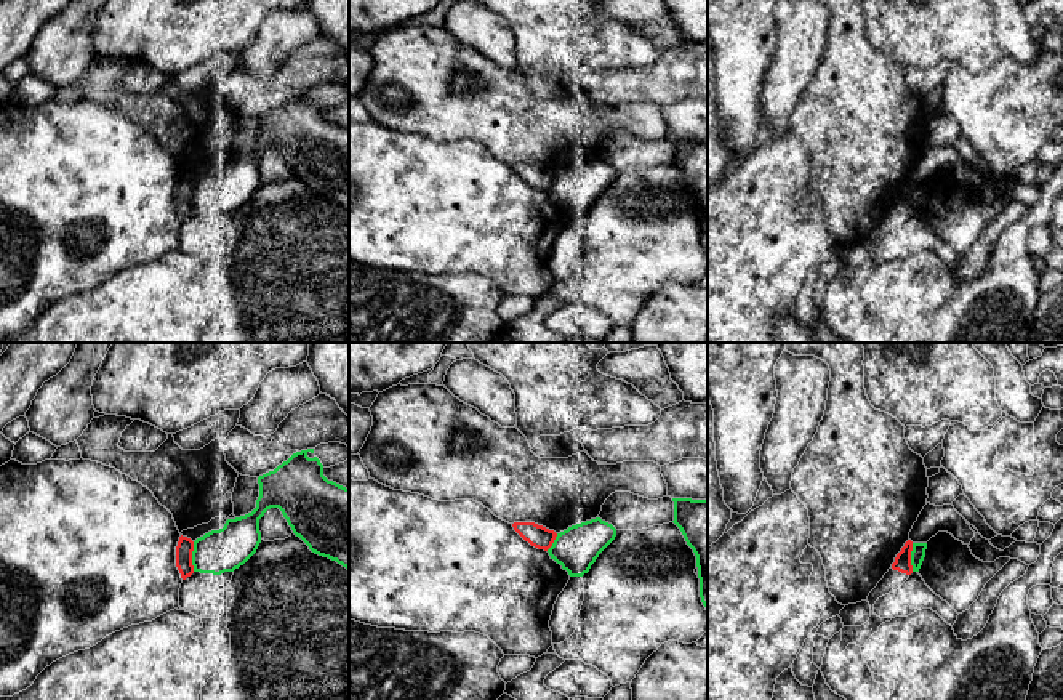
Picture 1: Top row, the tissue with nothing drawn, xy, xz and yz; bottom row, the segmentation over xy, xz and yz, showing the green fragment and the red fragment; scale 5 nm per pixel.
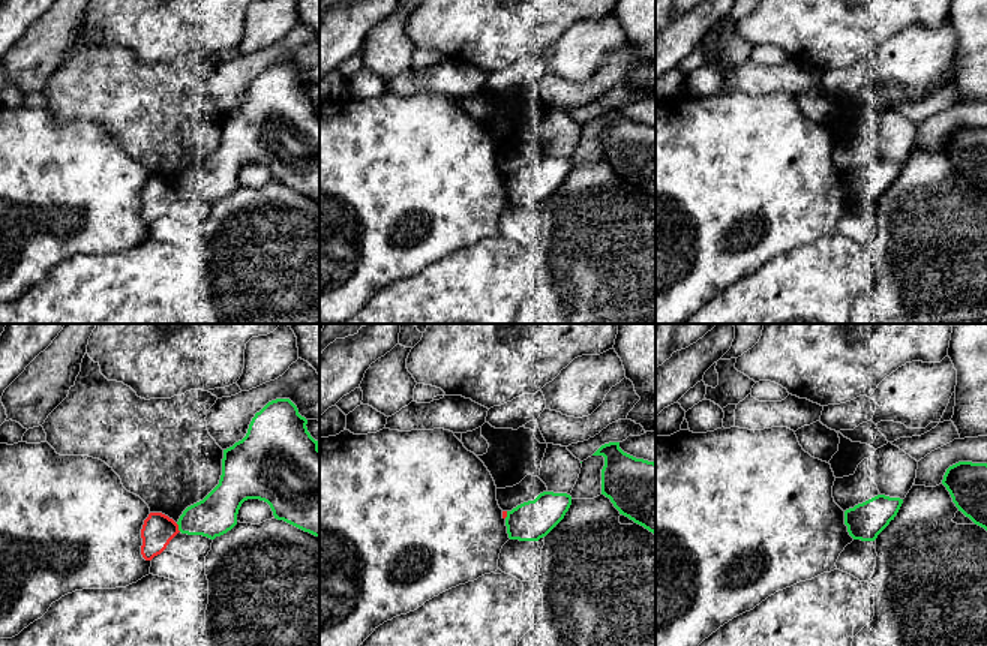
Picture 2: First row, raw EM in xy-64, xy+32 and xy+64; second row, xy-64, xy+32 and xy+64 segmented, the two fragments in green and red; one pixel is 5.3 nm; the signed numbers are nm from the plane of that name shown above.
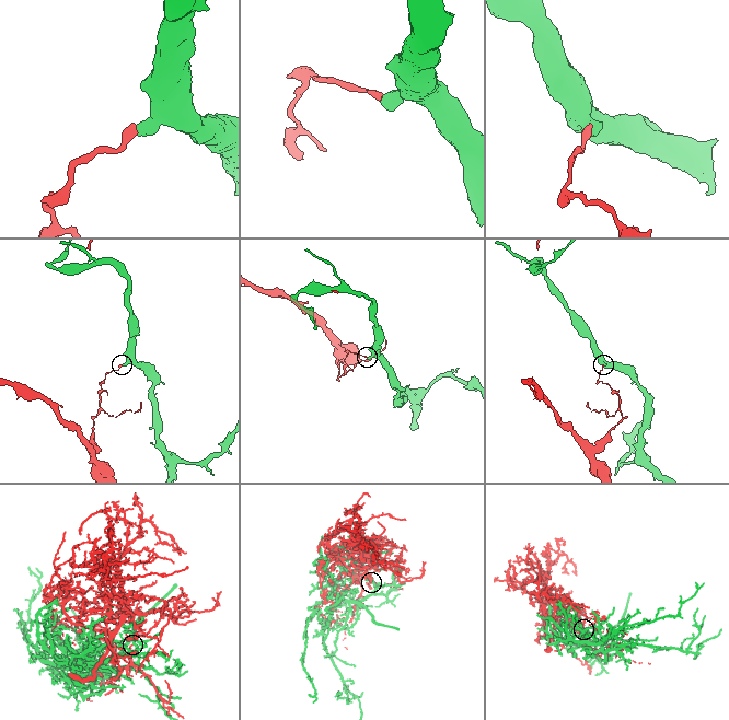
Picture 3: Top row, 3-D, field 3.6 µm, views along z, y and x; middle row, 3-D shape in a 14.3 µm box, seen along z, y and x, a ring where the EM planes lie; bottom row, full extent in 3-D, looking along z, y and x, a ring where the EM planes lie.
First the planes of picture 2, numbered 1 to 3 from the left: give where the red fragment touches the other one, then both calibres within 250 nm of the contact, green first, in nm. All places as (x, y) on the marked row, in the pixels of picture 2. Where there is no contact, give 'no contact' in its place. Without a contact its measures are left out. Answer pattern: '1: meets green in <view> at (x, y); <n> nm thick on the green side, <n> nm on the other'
1: meets green in xy-64 at (179, 528); 220 nm thick on the green side, 170 nm on the other
2: meets green in xy+32 at (507, 514); 220 nm thick on the green side, 30 nm on the other
3: no contact

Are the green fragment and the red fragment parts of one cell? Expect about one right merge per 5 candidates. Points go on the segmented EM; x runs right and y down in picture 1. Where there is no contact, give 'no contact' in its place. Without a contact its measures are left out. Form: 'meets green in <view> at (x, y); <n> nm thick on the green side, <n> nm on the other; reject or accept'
meets green in xy at (192, 556); 220 nm thick on the green side, 90 nm on the other; reject

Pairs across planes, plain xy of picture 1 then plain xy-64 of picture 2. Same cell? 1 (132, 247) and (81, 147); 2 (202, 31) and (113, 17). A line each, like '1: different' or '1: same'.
1: same
2: same

